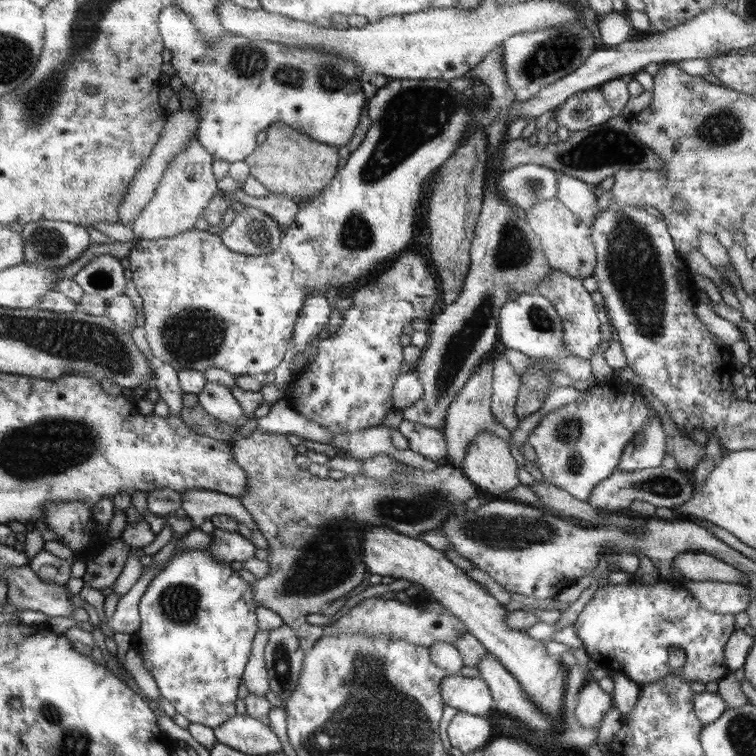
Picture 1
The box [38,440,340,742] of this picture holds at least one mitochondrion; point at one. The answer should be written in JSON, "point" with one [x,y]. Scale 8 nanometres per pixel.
{"point":[179,602]}

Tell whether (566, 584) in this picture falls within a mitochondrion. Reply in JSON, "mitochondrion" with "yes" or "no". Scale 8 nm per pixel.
{"mitochondrion":"no"}

